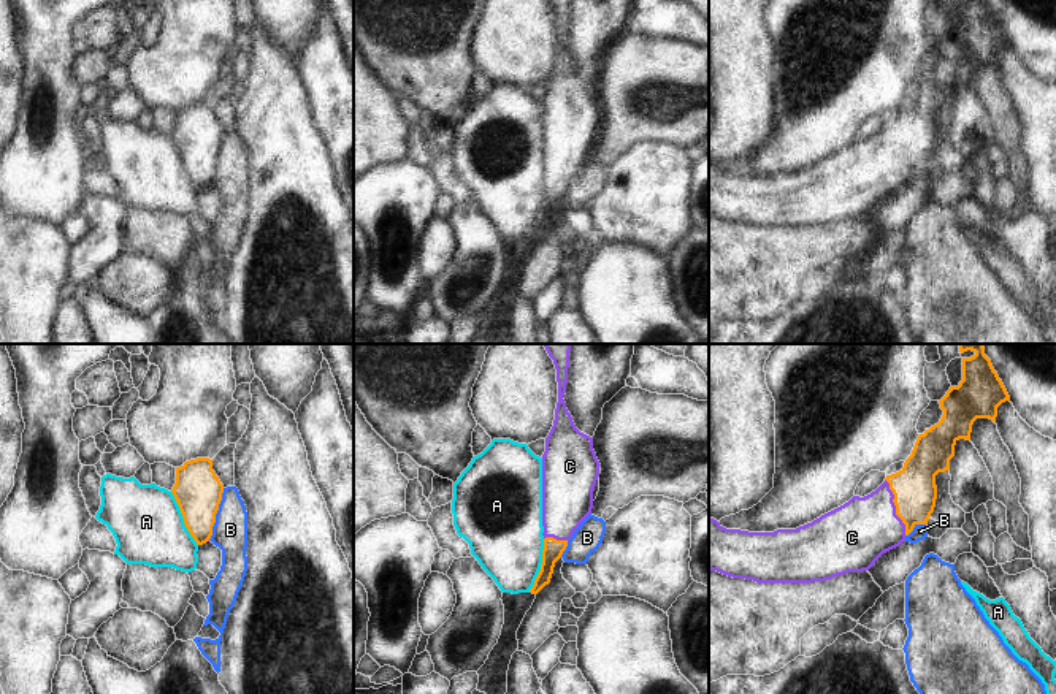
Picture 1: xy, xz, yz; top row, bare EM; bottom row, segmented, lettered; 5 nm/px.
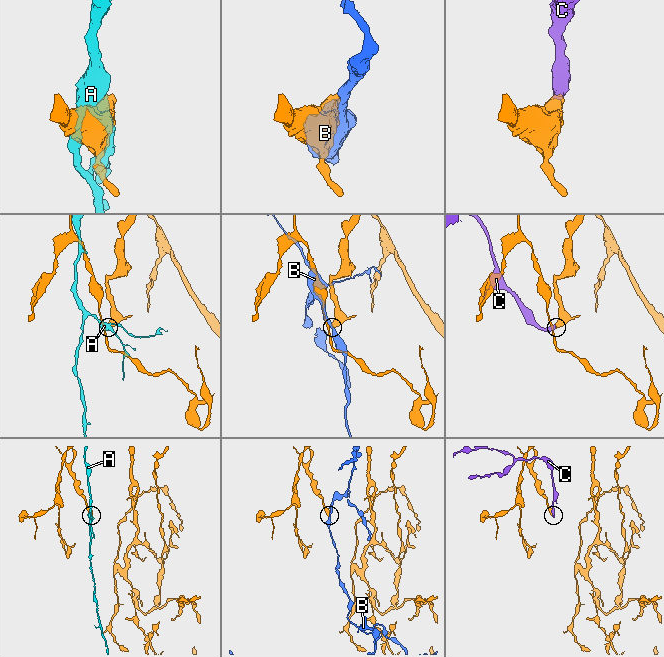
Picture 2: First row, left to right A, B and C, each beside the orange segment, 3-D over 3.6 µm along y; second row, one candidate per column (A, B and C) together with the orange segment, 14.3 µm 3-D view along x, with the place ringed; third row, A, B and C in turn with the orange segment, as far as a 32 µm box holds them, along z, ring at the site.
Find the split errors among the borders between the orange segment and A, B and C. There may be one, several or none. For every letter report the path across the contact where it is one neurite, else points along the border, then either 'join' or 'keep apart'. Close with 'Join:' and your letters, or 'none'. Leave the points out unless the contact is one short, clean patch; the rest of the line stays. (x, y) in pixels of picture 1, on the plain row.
A: along xy (170, 137), (183, 168), (197, 190) | keep apart
B: along xy (224, 133), (210, 183) | keep apart
C: across yz (914, 132), (896, 152), (855, 179) | join
Join: C

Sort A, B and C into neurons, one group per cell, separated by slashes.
A / B / C

